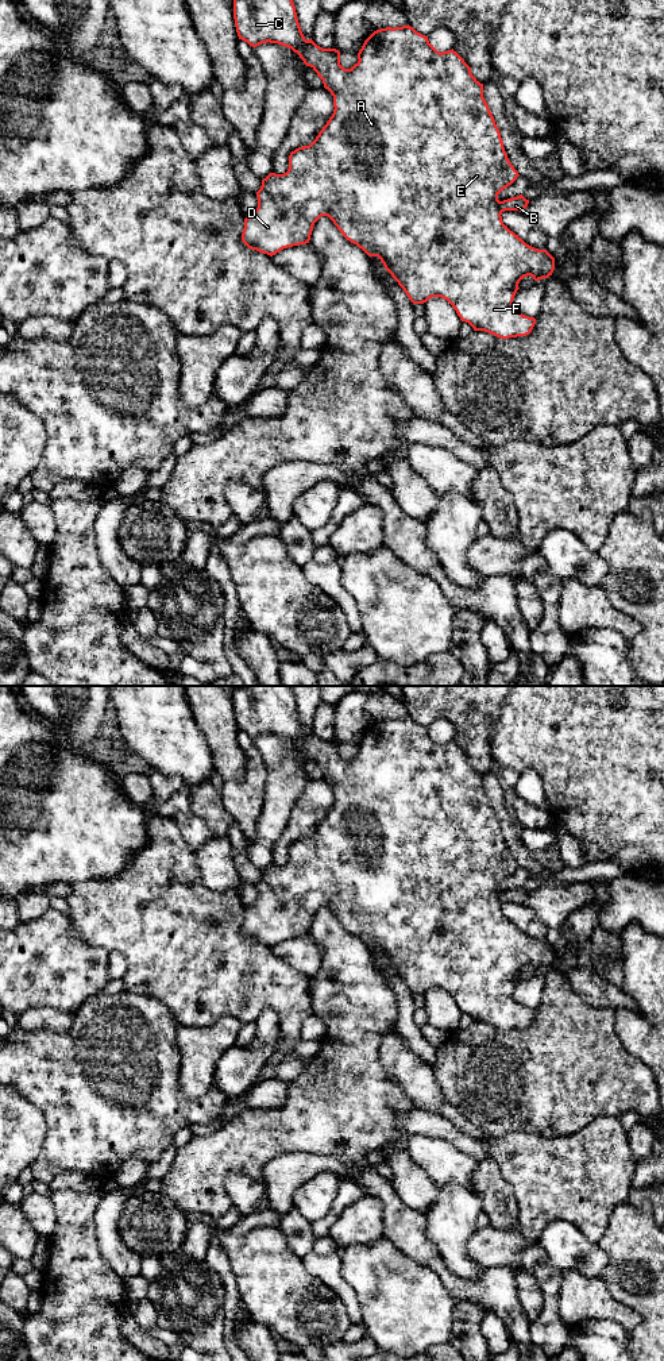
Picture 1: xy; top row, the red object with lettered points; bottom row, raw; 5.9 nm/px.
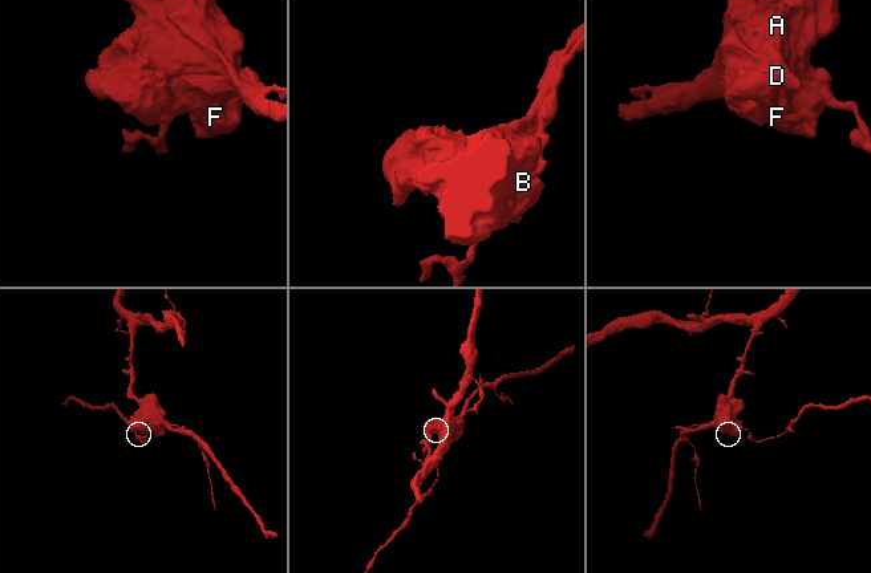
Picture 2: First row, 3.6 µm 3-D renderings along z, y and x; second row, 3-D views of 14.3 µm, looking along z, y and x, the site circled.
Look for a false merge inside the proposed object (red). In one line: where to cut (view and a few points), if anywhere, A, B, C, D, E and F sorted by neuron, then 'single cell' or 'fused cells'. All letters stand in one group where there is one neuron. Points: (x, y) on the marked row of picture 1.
xy (500, 201), (498, 209), (501, 212) | A C D E F / B | fused cells

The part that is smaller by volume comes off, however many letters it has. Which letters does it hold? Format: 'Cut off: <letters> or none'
Cut off: B

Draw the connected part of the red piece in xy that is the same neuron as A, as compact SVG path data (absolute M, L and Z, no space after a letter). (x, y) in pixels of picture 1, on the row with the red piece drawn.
M233 0L233 19L239 39L256 47L262 43L278 43L292 49L300 55L306 66L310 66L323 80L324 88L333 96L333 113L309 146L296 149L289 155L289 169L283 174L270 173L262 180L262 186L256 192L258 208L244 219L242 234L243 243L262 254L275 255L283 248L306 244L310 240L314 223L321 216L328 216L343 236L362 248L368 257L378 257L385 269L404 289L413 304L424 304L432 297L447 300L462 321L468 323L474 331L485 331L501 339L526 336L532 332L536 319L520 313L513 304L518 284L524 277L530 275L534 281L548 278L555 270L555 258L547 250L538 250L526 244L518 235L510 231L502 221L502 212L498 209L498 194L511 185L520 176L510 163L503 147L501 132L494 116L483 97L483 84L472 74L471 68L452 49L437 51L428 41L428 36L417 32L413 27L386 27L374 31L363 43L358 53L358 62L351 69L340 65L340 51L336 49L323 49L312 38L305 39L293 0Z

